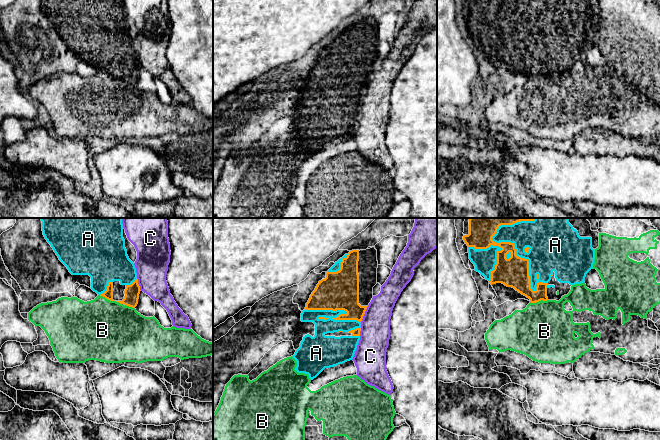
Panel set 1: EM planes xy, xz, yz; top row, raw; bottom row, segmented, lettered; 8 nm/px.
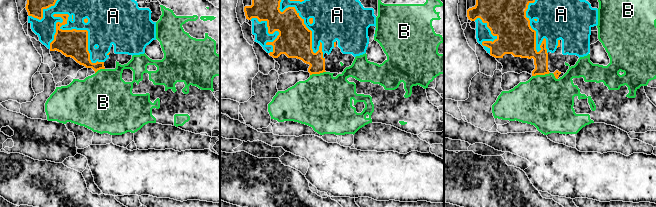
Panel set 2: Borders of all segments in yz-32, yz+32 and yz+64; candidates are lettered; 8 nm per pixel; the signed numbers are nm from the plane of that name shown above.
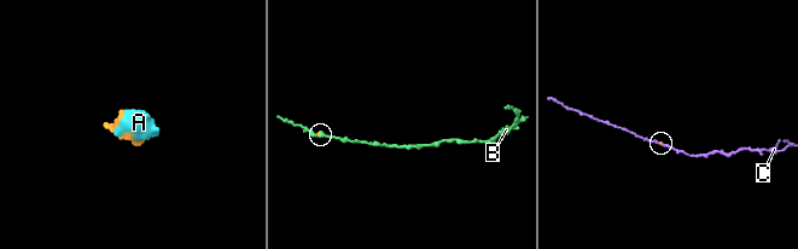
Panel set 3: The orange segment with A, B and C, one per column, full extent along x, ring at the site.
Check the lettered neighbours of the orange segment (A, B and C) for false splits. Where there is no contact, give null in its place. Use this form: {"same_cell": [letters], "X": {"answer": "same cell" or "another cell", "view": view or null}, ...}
{"same_cell": ["A"], "A": {"answer": "same cell", "view": "yz"}, "B": {"answer": "another cell", "view": "yz"}, "C": {"answer": "another cell", "view": "xz"}}

